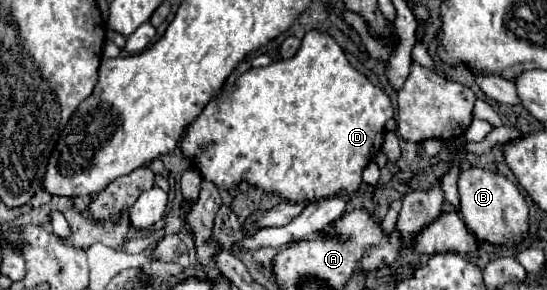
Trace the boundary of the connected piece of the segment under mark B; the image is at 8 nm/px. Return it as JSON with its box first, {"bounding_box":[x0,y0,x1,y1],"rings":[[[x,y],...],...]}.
{"bounding_box":[459,167,529,249],"rings":[[[469,167],[459,175],[459,195],[463,221],[479,241],[509,249],[513,249],[509,243],[523,243],[529,231],[529,207],[519,189],[507,177],[489,169]]]}

